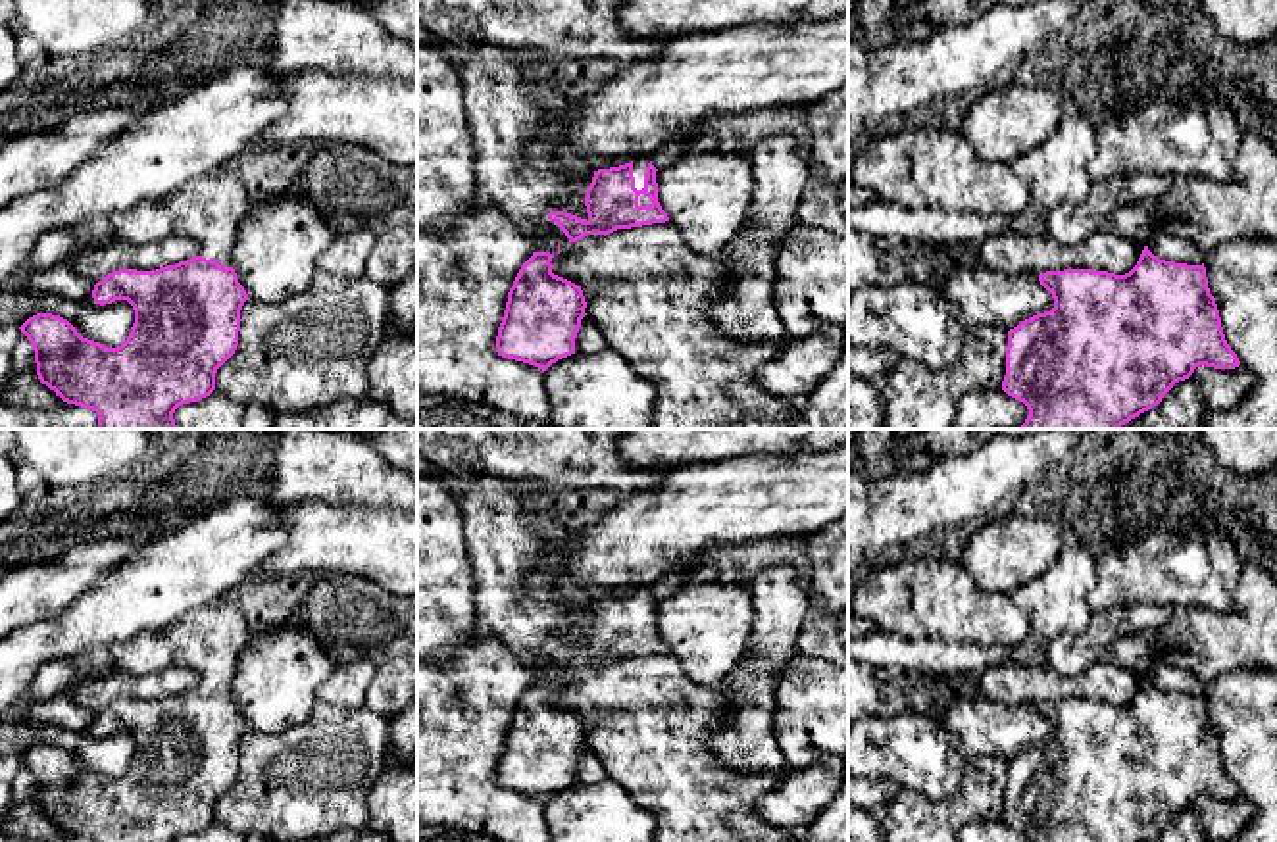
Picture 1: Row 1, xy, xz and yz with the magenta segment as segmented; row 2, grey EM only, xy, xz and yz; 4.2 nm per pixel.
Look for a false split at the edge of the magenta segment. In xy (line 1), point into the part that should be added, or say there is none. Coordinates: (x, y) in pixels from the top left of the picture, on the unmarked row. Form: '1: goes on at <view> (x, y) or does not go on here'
1: goes on at xy (208, 641)

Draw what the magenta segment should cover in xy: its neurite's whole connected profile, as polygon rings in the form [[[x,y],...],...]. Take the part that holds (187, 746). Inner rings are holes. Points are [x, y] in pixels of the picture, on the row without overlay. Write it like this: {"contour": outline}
{"contour": [[[225,600],[190,611],[171,627],[144,632],[129,642],[112,646],[113,669],[131,675],[160,673],[171,667],[187,667],[198,675],[198,684],[187,692],[160,698],[156,702],[119,700],[108,704],[94,715],[96,734],[127,731],[135,740],[135,754],[127,771],[117,779],[83,769],[63,748],[37,744],[19,759],[33,775],[37,805],[42,815],[63,832],[88,838],[92,842],[175,842],[183,834],[198,832],[215,821],[217,800],[235,784],[238,777],[240,740],[248,731],[244,717],[233,700],[233,681],[240,652],[250,642],[250,631],[242,611]]]}

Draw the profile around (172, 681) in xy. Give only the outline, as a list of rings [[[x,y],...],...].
[[[171,667],[148,675],[131,675],[113,669],[79,679],[71,686],[71,694],[77,706],[98,713],[108,704],[119,700],[156,702],[160,698],[175,696],[190,690],[198,681],[198,675],[187,667]]]

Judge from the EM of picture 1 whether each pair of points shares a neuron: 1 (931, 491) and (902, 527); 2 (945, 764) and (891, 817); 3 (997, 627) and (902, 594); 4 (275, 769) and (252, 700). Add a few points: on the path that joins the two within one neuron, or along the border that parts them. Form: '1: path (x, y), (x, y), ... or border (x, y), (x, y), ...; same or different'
1: path (927, 500), (910, 518); same
2: border (962, 779), (952, 794), (939, 798), (902, 787); different
3: path (972, 616), (954, 610), (920, 610); same
4: border (306, 718), (279, 733), (249, 729); different

